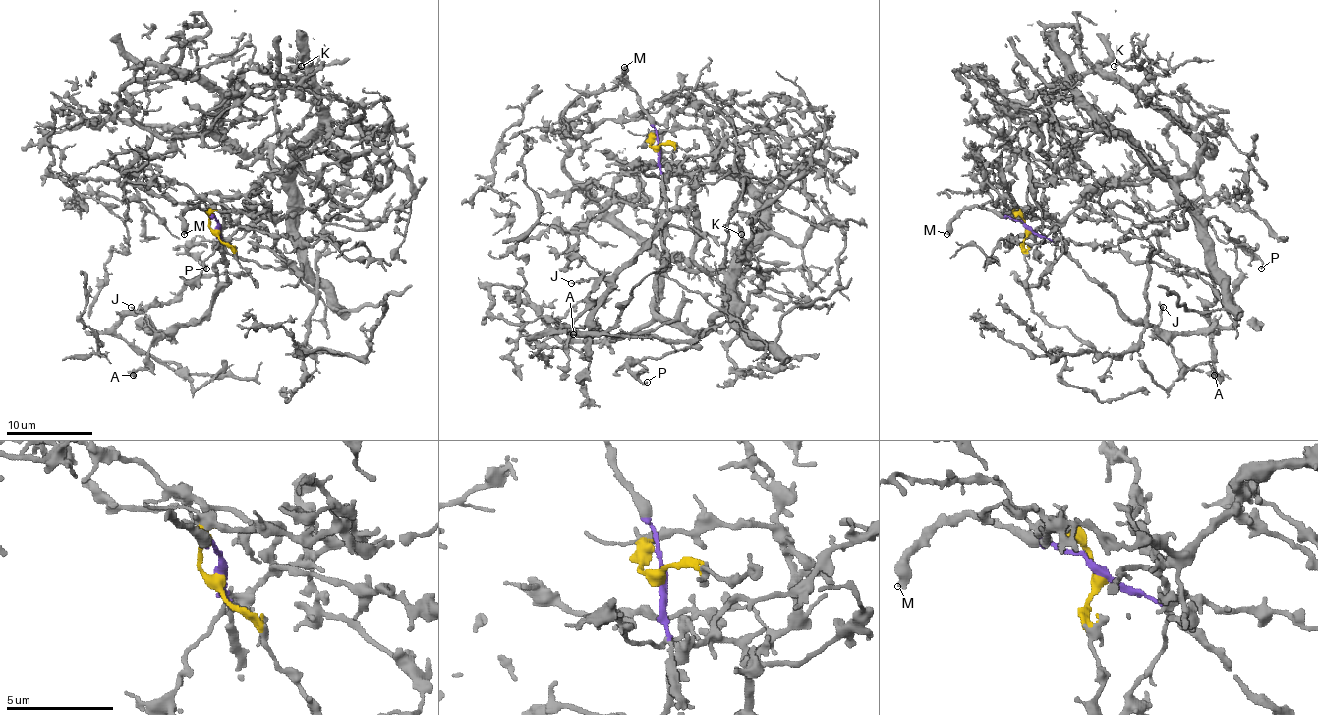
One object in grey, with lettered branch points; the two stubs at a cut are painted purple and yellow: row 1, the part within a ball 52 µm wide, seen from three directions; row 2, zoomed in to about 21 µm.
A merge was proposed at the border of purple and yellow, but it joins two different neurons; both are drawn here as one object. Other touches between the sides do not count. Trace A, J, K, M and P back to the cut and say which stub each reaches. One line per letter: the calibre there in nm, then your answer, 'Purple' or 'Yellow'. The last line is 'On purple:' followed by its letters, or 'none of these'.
A: Thickness 320 nm. Purple
J: Thickness 120 nm. Purple
K: Thickness 120 nm. Yellow
M: Thickness 440 nm. Purple
P: Thickness 160 nm. Yellow
On purple: A, J, M

